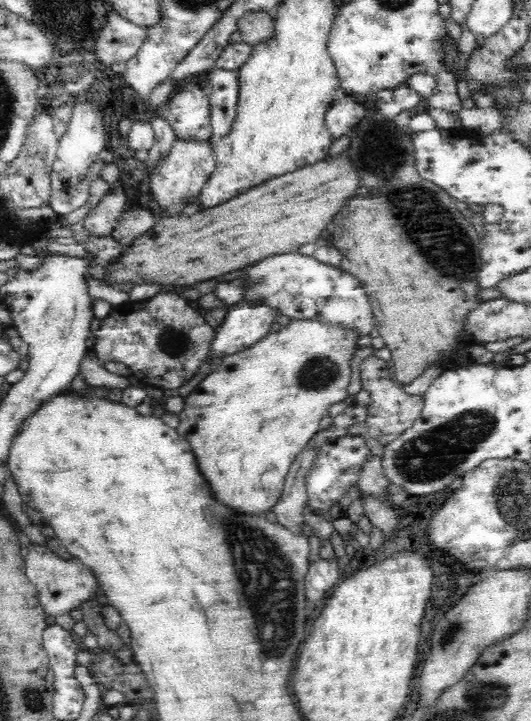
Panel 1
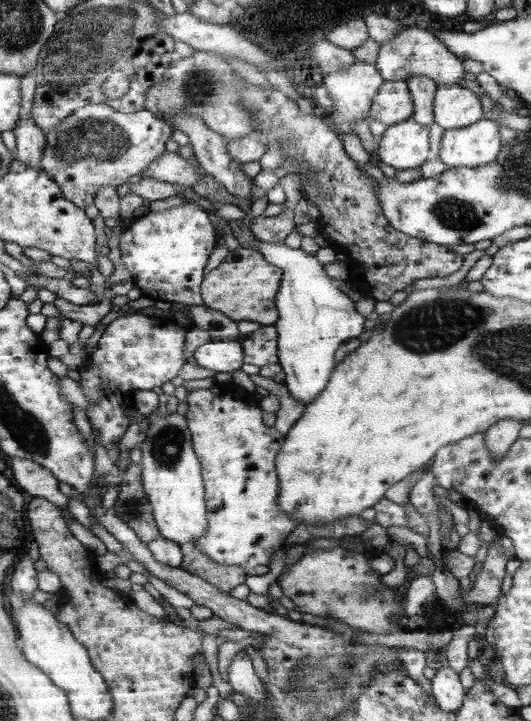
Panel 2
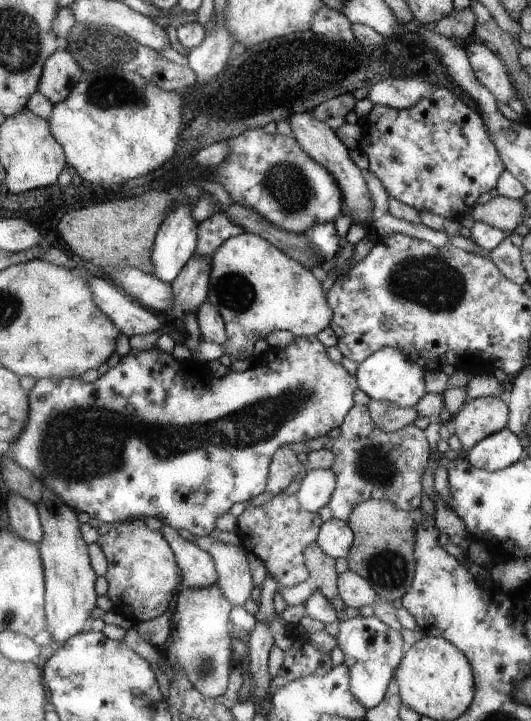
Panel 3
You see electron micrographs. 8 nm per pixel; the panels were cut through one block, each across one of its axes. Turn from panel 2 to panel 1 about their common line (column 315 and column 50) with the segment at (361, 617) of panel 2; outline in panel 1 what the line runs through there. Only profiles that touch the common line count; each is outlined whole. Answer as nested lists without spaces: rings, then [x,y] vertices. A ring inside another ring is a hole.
[[[30,544],[28,550],[30,554],[26,556],[26,576],[40,590],[40,604],[44,606],[47,616],[70,614],[71,610],[79,608],[85,600],[96,597],[99,590],[97,578],[92,569],[78,558],[62,559],[47,545]]]

